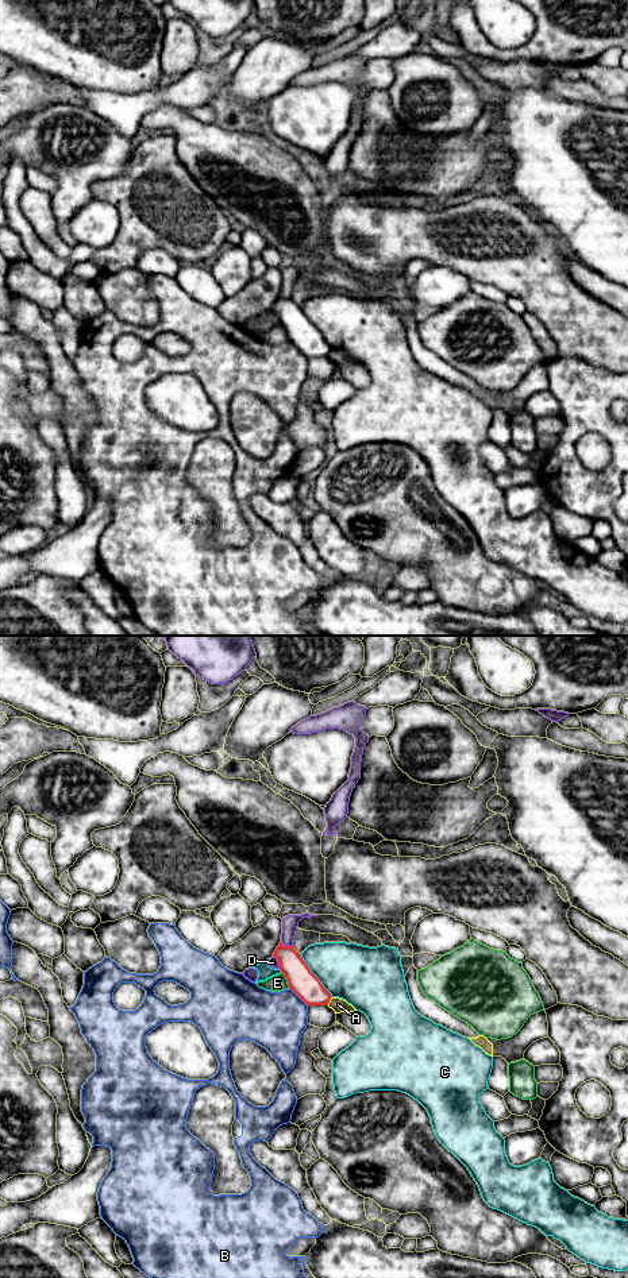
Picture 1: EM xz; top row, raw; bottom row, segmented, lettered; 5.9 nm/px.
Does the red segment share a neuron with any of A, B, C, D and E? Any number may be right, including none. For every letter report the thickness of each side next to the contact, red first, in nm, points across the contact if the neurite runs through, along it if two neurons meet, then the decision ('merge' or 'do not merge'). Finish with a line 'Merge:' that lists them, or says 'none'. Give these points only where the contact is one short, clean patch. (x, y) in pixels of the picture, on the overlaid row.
A: 160 nm thick on the red side, 80 nm on the other; border along xz (331, 996), (327, 1004); do not merge
B: 160 nm thick on the red side, 340 nm on the other; do not merge
C: 160 nm thick on the red side, 340 nm on the other; do not merge
D: 160 nm thick on the red side, 100 nm on the other; do not merge
E: 160 nm thick on the red side, 100 nm on the other; border along xz (281, 972), (289, 988); do not merge
Merge: none

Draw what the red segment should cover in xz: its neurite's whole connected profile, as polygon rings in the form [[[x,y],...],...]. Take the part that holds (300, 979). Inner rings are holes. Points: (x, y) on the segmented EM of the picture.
[[[277,946],[273,957],[280,964],[281,973],[286,977],[292,989],[308,1005],[328,1005],[331,993],[321,981],[311,972],[301,954],[293,946]]]

